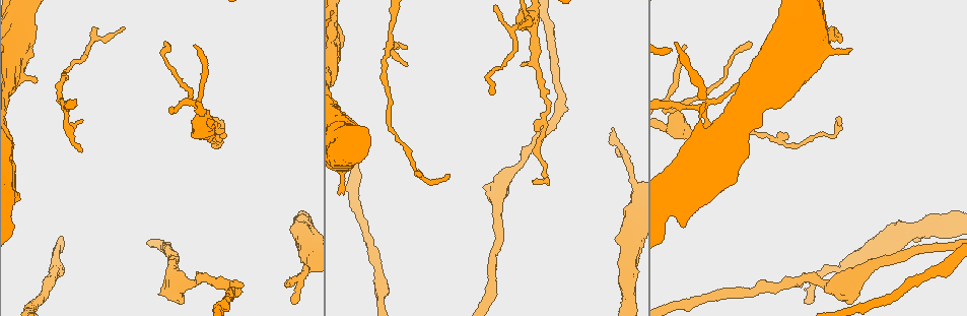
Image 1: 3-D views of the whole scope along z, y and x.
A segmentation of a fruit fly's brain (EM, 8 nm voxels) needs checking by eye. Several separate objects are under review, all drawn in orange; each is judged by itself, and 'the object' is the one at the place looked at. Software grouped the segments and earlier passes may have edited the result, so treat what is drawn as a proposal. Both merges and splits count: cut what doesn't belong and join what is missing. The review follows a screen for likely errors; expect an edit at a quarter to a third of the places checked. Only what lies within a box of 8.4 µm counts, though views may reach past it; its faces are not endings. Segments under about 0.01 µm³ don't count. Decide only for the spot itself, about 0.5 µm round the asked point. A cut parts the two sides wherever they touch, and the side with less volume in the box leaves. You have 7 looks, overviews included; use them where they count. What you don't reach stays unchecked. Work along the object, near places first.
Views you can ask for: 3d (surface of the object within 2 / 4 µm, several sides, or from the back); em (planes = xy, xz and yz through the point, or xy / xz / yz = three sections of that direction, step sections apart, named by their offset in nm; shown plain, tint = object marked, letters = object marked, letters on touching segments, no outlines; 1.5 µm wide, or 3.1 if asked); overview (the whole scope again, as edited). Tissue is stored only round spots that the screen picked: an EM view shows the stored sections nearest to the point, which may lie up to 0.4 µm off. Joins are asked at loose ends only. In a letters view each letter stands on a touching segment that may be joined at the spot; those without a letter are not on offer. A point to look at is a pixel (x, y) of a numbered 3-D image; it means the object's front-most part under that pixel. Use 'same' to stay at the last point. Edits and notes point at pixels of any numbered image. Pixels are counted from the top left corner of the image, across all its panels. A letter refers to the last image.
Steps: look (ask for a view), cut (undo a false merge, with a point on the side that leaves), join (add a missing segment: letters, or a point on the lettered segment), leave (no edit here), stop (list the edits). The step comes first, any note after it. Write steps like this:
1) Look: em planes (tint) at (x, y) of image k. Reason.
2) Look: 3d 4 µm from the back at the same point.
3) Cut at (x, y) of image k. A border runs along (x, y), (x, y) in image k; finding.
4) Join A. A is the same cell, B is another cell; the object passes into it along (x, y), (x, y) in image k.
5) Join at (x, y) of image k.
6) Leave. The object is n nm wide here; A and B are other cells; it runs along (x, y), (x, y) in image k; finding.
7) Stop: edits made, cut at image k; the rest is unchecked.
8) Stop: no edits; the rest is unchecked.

Look: 3d 2 µm from the back at (521, 64) of image 1. An open end.

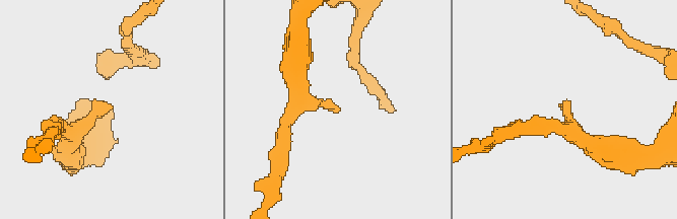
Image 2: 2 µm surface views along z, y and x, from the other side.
Look: em planes (plain) at (113, 107) of image 2.

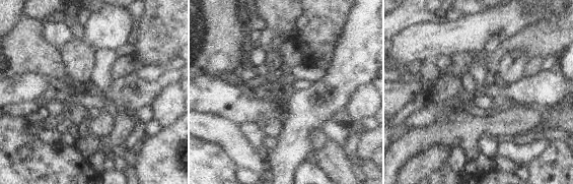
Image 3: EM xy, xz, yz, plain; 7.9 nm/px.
Look: em planes (letters) at the same point. What lies round it.

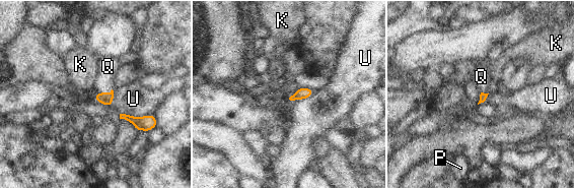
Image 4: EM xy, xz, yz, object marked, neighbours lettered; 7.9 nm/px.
Join at (108, 66) of image 4. Q is the same cell, K, P and U are other cells; the object passes into it along (105, 98), (103, 92), (108, 66) in image 4; the neuron continues.

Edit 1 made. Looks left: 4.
Look: em yz step 4 (letters) at (614, 128) of image 1. Thin end.

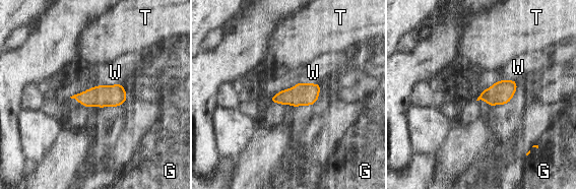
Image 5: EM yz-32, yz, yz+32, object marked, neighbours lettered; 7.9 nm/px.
Look: em planes (letters) at the same point. Cut it another way.

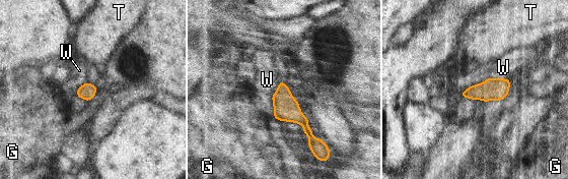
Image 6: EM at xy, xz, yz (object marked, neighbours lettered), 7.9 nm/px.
Leave. G, T and W are other cells; a border runs along (489, 76), (508, 77) in image 6; no lettered segment goes on from it.

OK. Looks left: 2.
Stop: edits made, join at image 4; the rest is unchecked.

